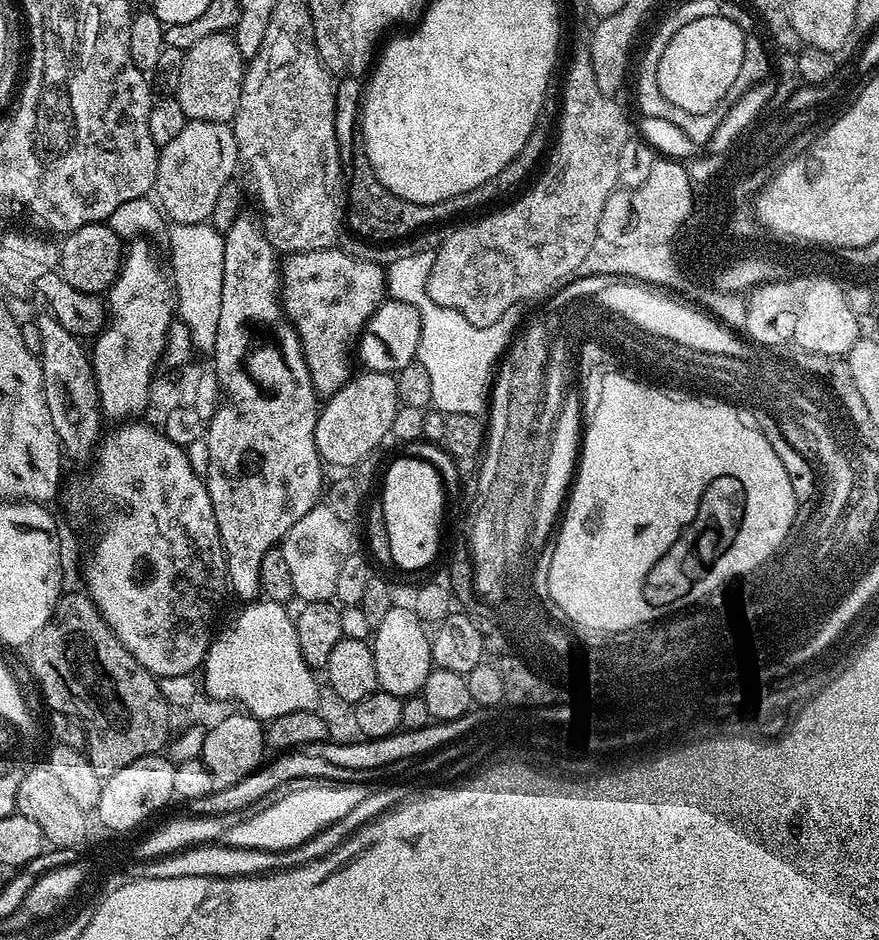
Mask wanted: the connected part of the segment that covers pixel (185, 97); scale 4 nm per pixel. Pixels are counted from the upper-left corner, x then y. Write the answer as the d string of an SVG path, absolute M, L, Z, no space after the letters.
M231 31L210 34L194 42L184 53L180 73L176 76L174 99L182 106L182 114L198 122L231 124L238 110L238 98L242 94L246 61L238 50L238 42Z

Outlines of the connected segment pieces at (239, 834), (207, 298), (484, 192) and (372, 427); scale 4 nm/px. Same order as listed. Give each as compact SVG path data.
M306 784L304 788L294 790L286 796L278 799L270 806L260 812L253 811L250 817L240 822L230 822L216 842L217 845L228 846L230 848L254 849L256 851L289 851L294 850L298 845L312 839L317 833L323 832L336 821L340 821L350 814L354 807L370 798L369 787L363 784Z
M205 222L203 224L174 224L169 223L168 228L168 260L172 263L170 267L170 283L174 289L174 308L178 313L179 323L186 326L186 330L192 339L192 347L197 353L204 352L204 354L211 354L214 350L214 338L218 338L218 313L222 310L222 274L224 273L224 237L221 229L211 228L211 223Z
M544 122L537 123L535 130L530 134L530 138L528 139L528 143L526 146L522 146L522 150L518 150L518 154L516 155L515 160L511 160L509 164L506 166L502 166L502 170L498 170L498 174L494 174L494 178L490 178L486 182L482 182L482 186L478 186L474 190L470 190L466 194L458 194L454 198L450 198L449 200L443 200L442 202L438 202L437 204L419 204L418 202L406 202L406 198L398 198L398 194L390 194L390 190L386 190L386 186L382 186L382 182L378 182L378 178L374 174L374 170L370 166L370 162L366 158L366 154L364 153L364 141L363 139L356 138L356 141L352 144L352 172L350 168L350 175L347 177L346 180L346 224L348 227L348 224L350 227L353 228L354 231L357 232L360 236L365 236L368 240L396 240L399 238L399 236L412 236L415 234L415 232L420 232L423 230L423 228L428 228L431 226L431 224L436 224L439 222L439 220L448 220L451 218L452 215L455 214L455 212L468 212L471 210L471 208L480 208L483 206L483 204L488 204L491 202L491 200L496 200L499 198L499 196L504 196L507 194L508 191L511 190L511 188L516 188L519 186L520 183L523 182L524 179L527 178L528 175L531 177L533 175L532 168L528 164L520 164L524 159L527 158L528 155L531 154L531 152L534 150L534 148L540 148L543 146L544 143L546 143L548 140L550 140L550 132L548 136L548 128L546 125L544 125Z
M367 370L361 373L353 375L333 396L327 397L316 417L314 442L321 461L344 468L340 470L348 470L351 464L366 459L384 439L389 439L394 414L401 406L393 373Z

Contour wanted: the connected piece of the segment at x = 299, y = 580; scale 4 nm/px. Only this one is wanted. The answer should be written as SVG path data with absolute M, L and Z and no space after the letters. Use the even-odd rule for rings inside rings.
M317 506L310 510L310 514L305 514L301 520L294 522L292 529L284 535L284 557L290 569L290 579L294 581L296 596L302 598L301 601L331 601L335 597L338 569L353 547L351 530L333 510L327 506Z

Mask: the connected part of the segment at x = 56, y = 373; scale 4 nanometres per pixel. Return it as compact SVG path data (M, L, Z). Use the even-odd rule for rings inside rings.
M51 314L35 317L34 323L42 334L42 350L38 353L42 366L42 378L44 379L44 393L46 394L46 406L50 409L50 422L54 422L54 434L58 434L63 455L68 456L78 463L87 465L93 459L94 453L102 439L100 432L100 395L96 385L96 375L92 372L90 352L83 348L81 341L70 330L62 330L62 326Z

